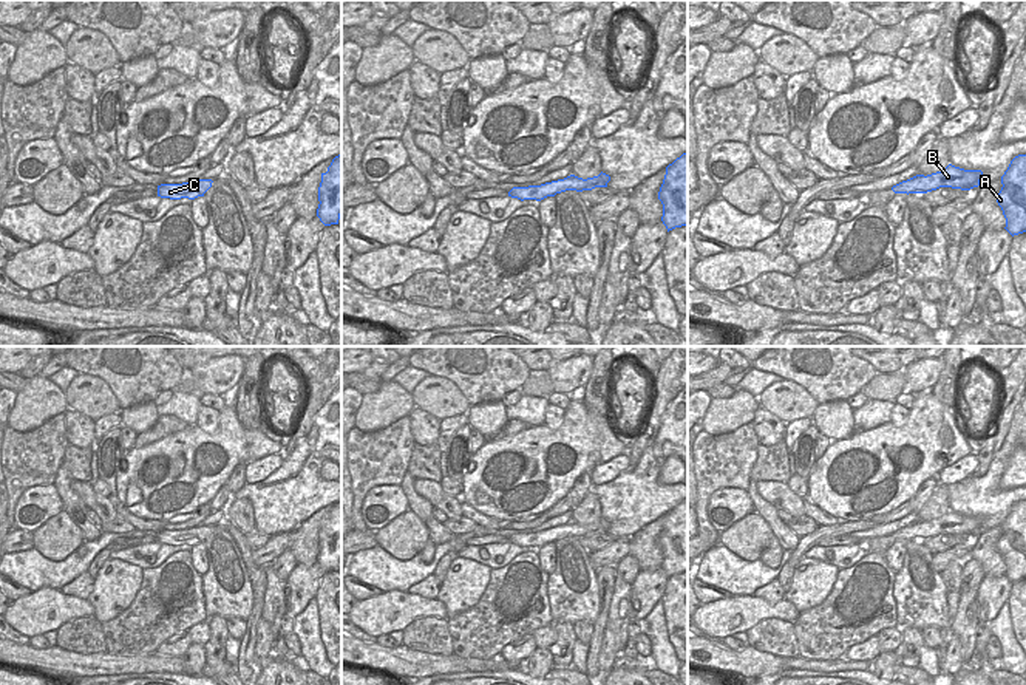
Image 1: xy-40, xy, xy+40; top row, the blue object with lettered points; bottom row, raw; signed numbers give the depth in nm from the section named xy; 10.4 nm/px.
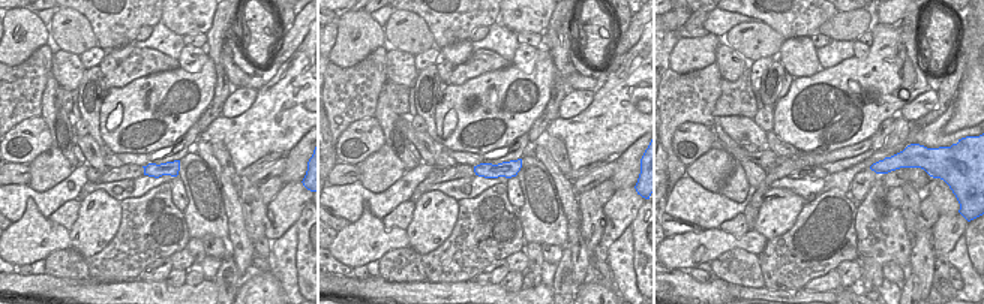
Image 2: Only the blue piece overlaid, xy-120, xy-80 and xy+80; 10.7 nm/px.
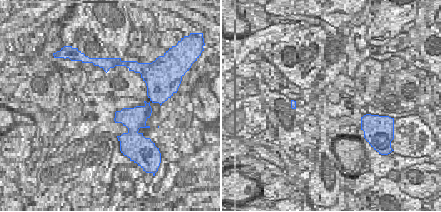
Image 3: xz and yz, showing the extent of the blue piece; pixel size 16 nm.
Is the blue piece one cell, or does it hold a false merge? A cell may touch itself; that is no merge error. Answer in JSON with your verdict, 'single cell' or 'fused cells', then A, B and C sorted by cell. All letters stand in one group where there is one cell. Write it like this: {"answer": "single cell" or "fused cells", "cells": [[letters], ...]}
{"answer": "single cell", "cells": [["A", "B", "C"]]}

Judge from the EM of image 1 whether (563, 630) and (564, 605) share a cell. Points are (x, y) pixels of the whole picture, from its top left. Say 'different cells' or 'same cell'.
different cells

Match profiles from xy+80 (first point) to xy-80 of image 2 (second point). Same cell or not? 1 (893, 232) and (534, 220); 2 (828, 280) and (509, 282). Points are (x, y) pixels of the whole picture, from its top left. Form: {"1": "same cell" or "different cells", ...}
{"1": "same cell", "2": "different cells"}

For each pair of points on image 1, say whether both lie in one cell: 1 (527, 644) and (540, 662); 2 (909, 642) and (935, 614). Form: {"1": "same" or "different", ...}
{"1": "different", "2": "different"}

